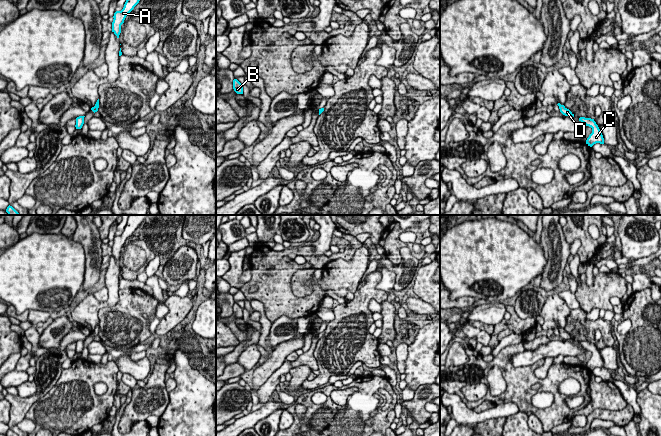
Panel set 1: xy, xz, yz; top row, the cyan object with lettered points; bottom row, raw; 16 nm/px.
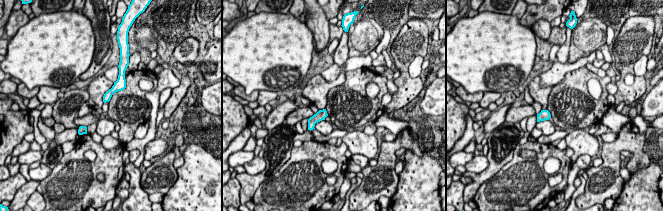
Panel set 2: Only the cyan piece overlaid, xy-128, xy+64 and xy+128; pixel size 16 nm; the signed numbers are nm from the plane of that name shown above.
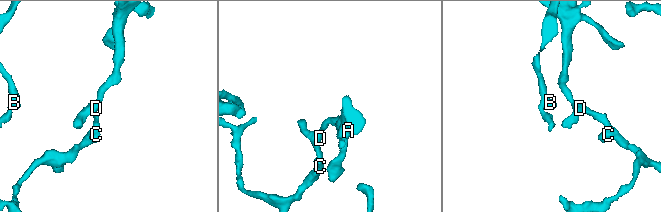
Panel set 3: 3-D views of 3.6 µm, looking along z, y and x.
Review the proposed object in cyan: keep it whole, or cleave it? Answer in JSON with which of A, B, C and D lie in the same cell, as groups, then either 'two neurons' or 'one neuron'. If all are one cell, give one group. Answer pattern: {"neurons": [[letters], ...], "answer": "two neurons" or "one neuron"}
{"neurons": [["A", "B", "C", "D"]], "answer": "one neuron"}

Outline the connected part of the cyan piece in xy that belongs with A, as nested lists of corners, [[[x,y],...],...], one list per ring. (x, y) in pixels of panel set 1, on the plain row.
[[[129,215],[127,224],[121,235],[116,235],[113,240],[112,256],[119,262],[121,257],[121,249],[124,247],[126,240],[134,233],[143,220],[148,215]]]

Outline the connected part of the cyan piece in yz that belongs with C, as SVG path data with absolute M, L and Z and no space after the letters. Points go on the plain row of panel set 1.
M580 341L579 345L584 347L586 350L589 350L592 352L592 357L589 359L589 361L586 364L586 368L590 371L592 371L596 367L604 368L604 362L603 359L594 345L594 343L591 342L585 342L585 341Z

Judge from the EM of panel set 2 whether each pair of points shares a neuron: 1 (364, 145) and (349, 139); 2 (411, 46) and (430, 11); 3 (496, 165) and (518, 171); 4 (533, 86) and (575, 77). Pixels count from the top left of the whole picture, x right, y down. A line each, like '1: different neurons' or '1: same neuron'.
1: same neuron
2: different neurons
3: different neurons
4: different neurons

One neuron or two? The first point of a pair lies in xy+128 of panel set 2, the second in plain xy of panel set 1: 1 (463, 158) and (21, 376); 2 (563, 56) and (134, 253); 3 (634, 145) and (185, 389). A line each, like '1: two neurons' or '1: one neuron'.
1: one neuron
2: two neurons
3: two neurons

